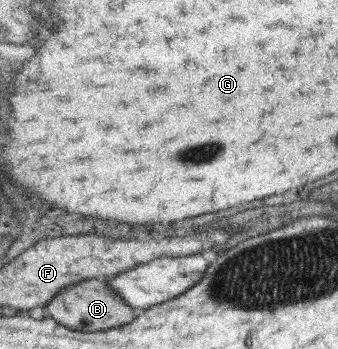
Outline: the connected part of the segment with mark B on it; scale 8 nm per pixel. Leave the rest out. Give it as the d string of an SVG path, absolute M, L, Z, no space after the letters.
M91 278L67 286L55 298L50 299L44 311L44 318L54 318L72 330L97 332L130 325L142 311L127 304L123 296L115 293L107 279Z

